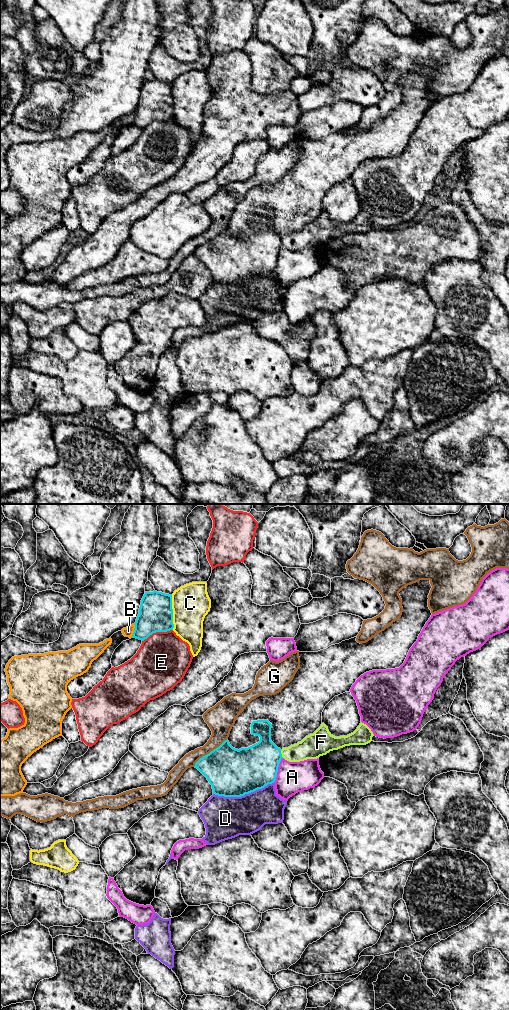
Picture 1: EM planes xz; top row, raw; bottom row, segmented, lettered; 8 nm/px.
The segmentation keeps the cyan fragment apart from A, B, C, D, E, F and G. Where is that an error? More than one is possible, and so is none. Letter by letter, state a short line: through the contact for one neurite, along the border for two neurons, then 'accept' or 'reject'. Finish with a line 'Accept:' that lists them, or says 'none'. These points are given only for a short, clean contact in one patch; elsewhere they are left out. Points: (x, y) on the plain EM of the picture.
A: reject
B: reject
C: reject
D: reject
E: reject
F: line xz (280, 238), (283, 245); reject
G: reject
Accept: none

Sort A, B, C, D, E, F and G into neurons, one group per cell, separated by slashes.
A / B / C / D / E / F / G

